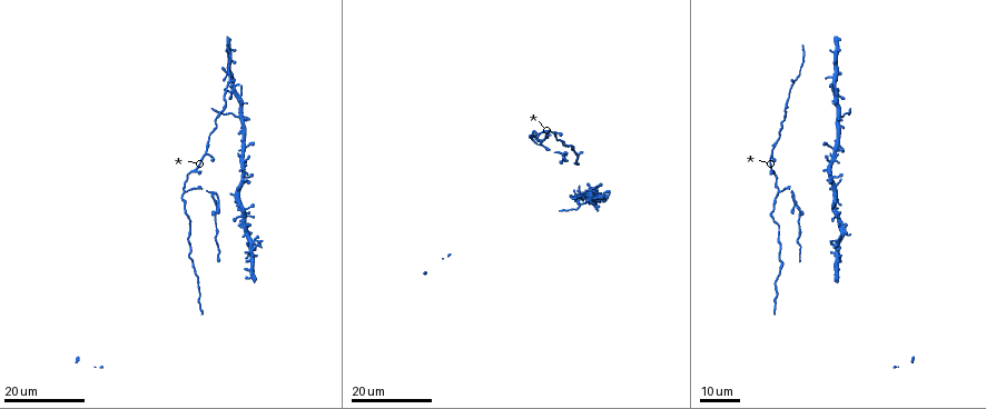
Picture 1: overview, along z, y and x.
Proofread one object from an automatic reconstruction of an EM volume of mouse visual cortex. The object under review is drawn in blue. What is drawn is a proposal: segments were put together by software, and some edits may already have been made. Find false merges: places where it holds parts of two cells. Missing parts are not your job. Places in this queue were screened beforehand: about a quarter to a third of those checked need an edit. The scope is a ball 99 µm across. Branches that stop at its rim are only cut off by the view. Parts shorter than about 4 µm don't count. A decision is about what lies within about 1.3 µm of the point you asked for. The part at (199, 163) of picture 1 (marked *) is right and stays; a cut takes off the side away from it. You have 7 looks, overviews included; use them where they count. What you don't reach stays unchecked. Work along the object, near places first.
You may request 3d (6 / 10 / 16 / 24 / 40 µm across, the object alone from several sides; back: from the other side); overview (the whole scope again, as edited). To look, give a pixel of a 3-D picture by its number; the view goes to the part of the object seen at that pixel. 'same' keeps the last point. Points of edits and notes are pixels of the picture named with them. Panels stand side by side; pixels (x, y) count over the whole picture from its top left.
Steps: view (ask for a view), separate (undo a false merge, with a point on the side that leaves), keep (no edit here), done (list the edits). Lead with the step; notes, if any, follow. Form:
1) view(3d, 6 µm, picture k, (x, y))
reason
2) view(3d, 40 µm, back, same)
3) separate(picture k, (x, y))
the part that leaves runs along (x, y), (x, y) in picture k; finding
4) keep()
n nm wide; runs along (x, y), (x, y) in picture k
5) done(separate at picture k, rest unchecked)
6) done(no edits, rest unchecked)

view(3d, 16 µm, picture 1, (243, 216))
arms part here

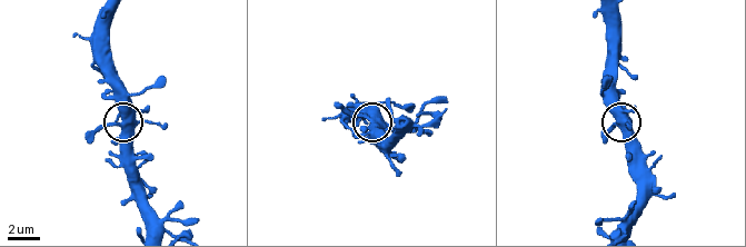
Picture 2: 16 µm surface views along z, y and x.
view(3d, 6 µm, picture 2, (122, 121))

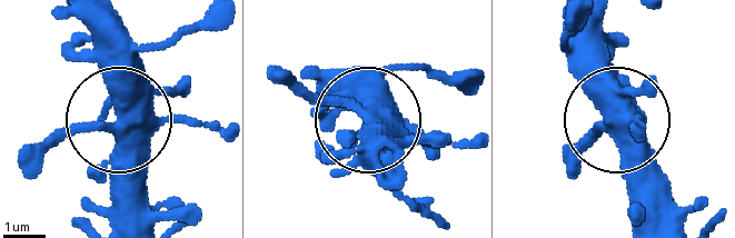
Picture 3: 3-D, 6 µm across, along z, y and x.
keep()
side arm 19 µm; all the same cell

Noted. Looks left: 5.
view(3d, 24 µm, picture 1, (239, 117))
small branch off a trunk

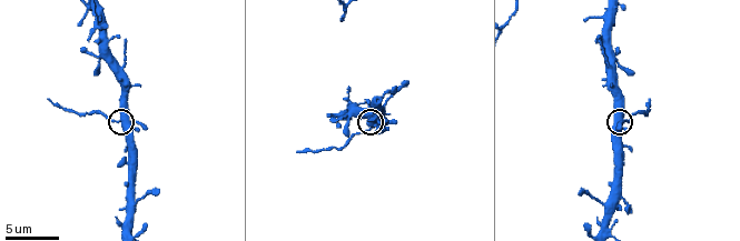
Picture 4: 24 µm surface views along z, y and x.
view(3d, 10 µm, same)

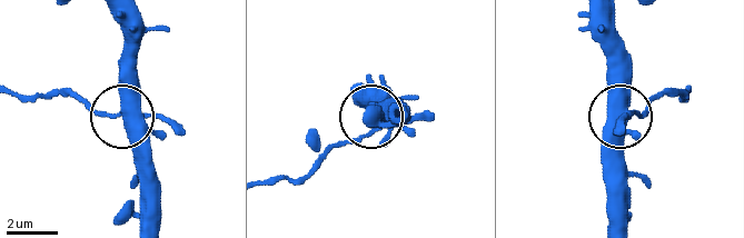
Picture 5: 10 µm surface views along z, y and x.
separate(picture 5, (101, 115))
a second cell is stuck on

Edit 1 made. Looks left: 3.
view(overview)
see it whole again

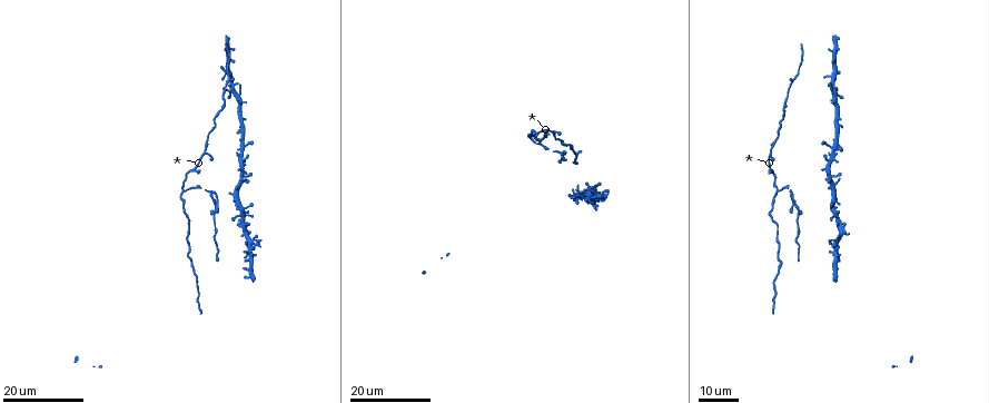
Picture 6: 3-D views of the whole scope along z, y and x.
view(3d, 16 µm, picture 6, (215, 195))
calibre changes

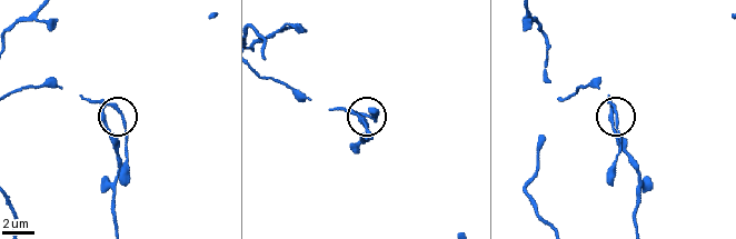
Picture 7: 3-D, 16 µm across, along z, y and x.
view(3d, 6 µm, picture 7, (368, 115))

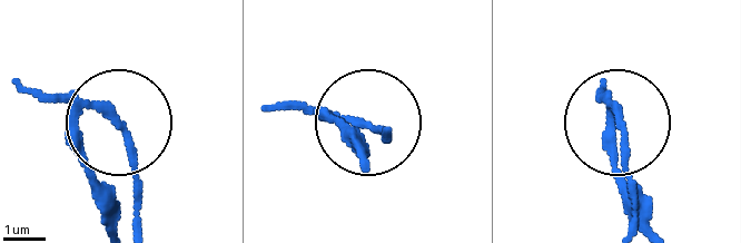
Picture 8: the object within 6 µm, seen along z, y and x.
separate(picture 8, (81, 165))
two cells meet here

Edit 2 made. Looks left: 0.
done(separate at picture 5, separate at picture 8, rest unchecked)

